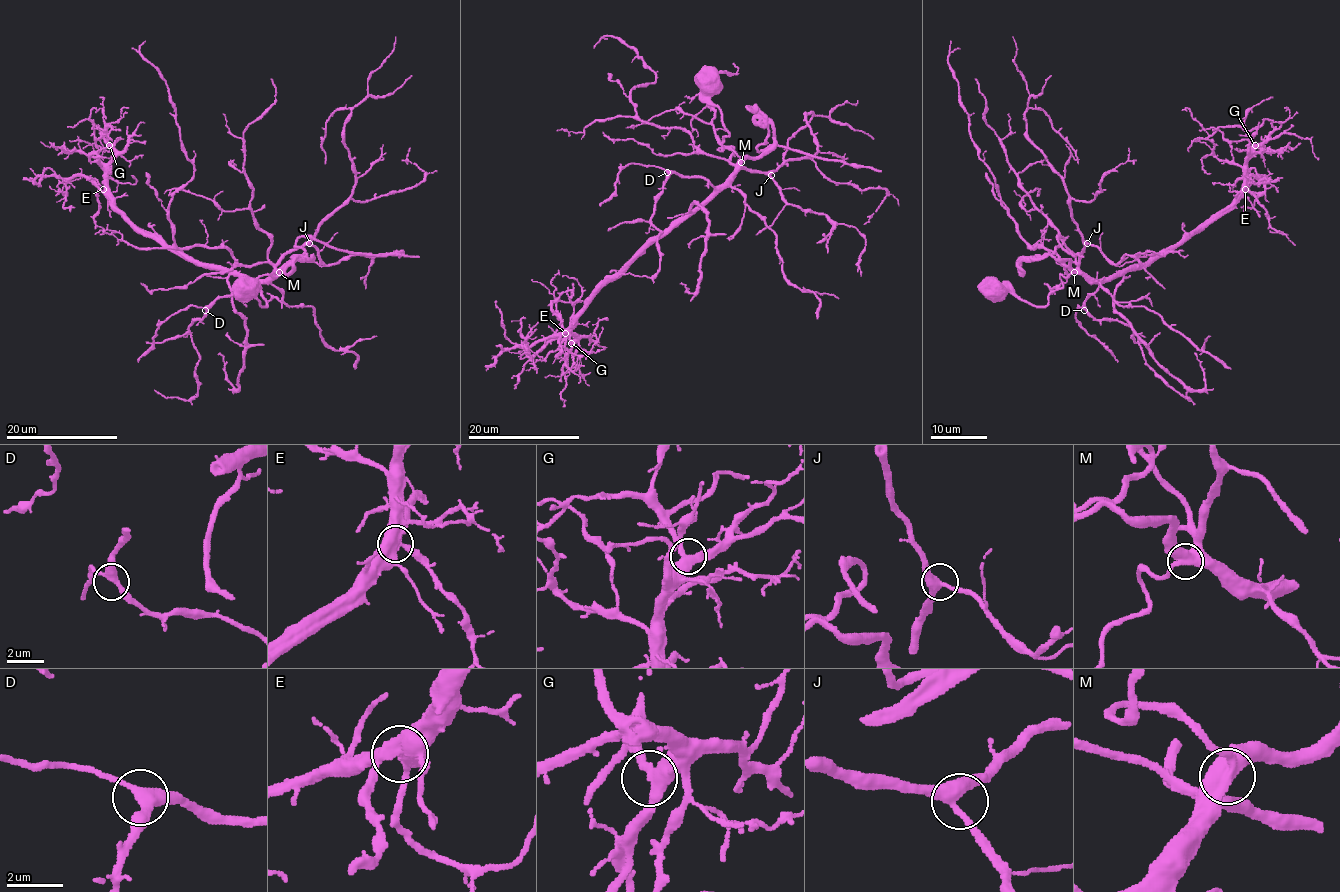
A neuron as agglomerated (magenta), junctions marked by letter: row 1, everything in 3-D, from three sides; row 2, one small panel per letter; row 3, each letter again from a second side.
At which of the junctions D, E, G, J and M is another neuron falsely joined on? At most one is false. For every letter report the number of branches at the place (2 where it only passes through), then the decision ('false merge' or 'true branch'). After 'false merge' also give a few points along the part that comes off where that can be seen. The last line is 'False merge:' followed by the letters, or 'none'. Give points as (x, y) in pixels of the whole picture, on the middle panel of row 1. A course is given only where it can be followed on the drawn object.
D: 3 | true branch
E: 3 | true branch
G: 3 | true branch
J: 3 | true branch
M: 3 | true branch
False merge: none

